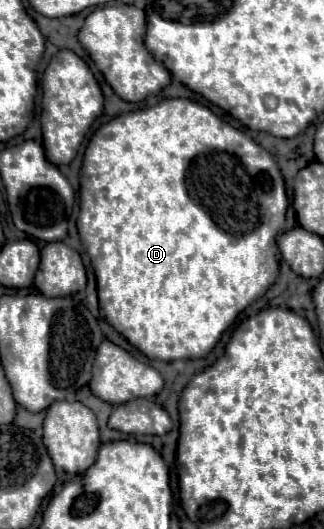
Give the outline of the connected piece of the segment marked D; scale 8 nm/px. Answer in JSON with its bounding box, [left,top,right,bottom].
[77,98,287,362]

